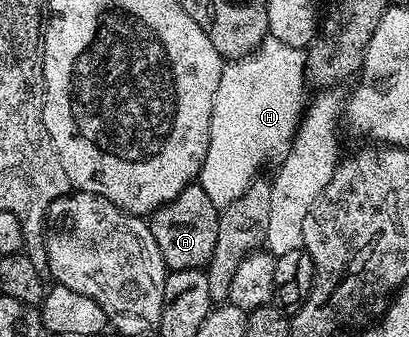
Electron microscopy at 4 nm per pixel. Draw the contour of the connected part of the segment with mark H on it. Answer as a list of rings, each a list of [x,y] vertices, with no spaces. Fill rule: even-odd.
[[[268,36],[256,51],[240,59],[225,62],[218,92],[214,97],[214,109],[211,110],[210,141],[207,143],[206,157],[198,176],[200,187],[204,188],[216,207],[223,209],[231,201],[236,201],[259,176],[259,170],[264,164],[274,159],[281,160],[291,150],[292,139],[306,109],[306,55],[303,48],[286,45],[278,38]]]

